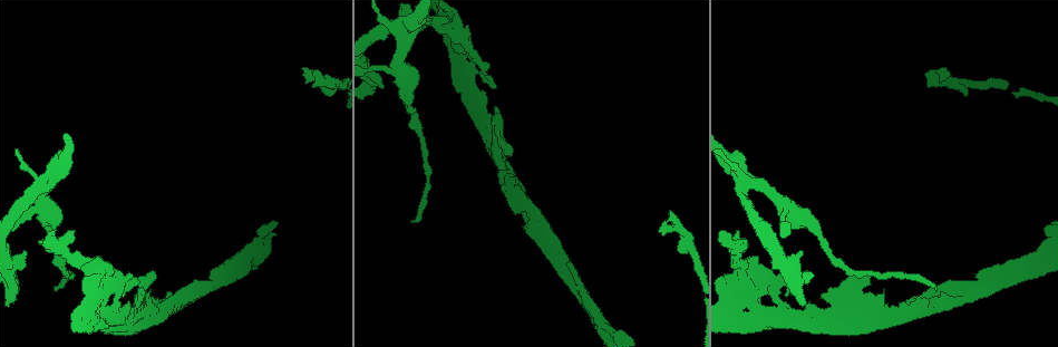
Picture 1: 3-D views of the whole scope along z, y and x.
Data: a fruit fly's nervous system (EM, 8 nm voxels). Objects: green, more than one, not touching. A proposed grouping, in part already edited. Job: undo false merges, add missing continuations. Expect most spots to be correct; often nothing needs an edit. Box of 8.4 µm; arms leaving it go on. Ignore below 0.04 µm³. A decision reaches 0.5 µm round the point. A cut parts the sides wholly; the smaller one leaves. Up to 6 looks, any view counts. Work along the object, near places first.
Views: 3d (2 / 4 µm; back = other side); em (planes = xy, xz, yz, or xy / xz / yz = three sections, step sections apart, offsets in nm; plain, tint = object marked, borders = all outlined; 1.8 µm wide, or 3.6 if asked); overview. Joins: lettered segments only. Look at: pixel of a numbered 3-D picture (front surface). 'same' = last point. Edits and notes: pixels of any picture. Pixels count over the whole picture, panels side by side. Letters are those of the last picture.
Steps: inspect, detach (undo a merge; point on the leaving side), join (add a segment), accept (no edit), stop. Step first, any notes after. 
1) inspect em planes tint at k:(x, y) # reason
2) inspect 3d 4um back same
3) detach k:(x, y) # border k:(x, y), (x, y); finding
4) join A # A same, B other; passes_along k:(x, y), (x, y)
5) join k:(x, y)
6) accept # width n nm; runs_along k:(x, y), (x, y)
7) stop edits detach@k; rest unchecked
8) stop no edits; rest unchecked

inspect 3d 2um at 1:(477, 60) # touches itself

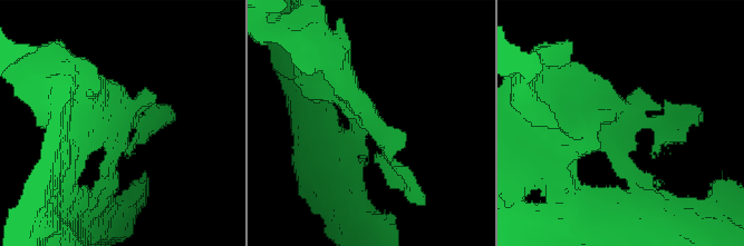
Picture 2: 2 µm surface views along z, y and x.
inspect em planes borders at 2:(620, 147)

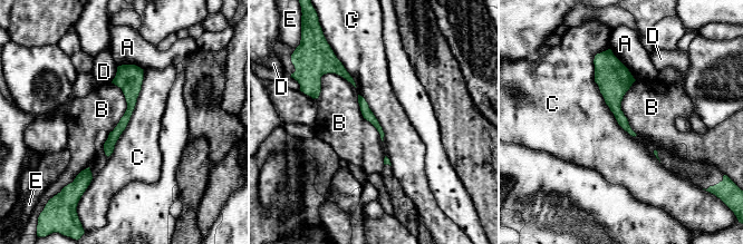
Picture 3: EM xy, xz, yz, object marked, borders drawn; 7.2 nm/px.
accept # width 80 nm; A other, B other, C other, D other, E other; border 3:(355, 88), (325, 74), (317, 99); continuous, no second cell

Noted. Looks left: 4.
inspect 3d 4um at 1:(503, 165) # two arms at a narrow angle

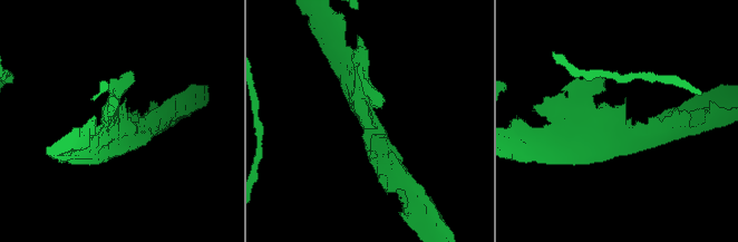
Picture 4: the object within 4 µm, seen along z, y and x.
inspect em xz step 16 borders at 4:(618, 130) # shape alone is not enough

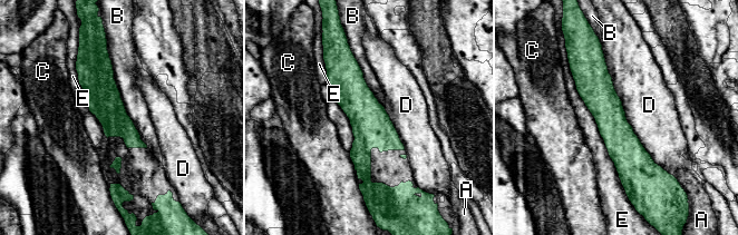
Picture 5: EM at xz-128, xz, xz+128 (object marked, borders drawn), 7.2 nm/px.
accept # A other, B other, C other, D other, E other; continuous, no second cell

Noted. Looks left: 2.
inspect 3d 4um at 1:(750, 186) # abrupt turn

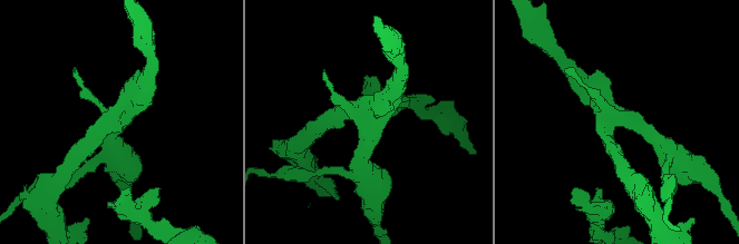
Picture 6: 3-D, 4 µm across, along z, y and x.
inspect em planes borders at 6:(120, 120)

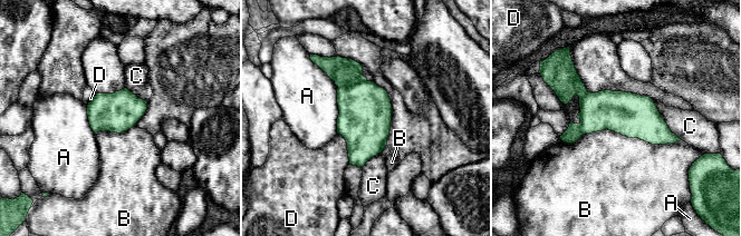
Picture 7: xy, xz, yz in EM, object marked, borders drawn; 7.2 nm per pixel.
detach 7:(340, 70) # width 280 nm; A other, B other, C other, D other; two cells meet here

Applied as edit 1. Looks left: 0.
stop edits detach@7; rest unchecked

